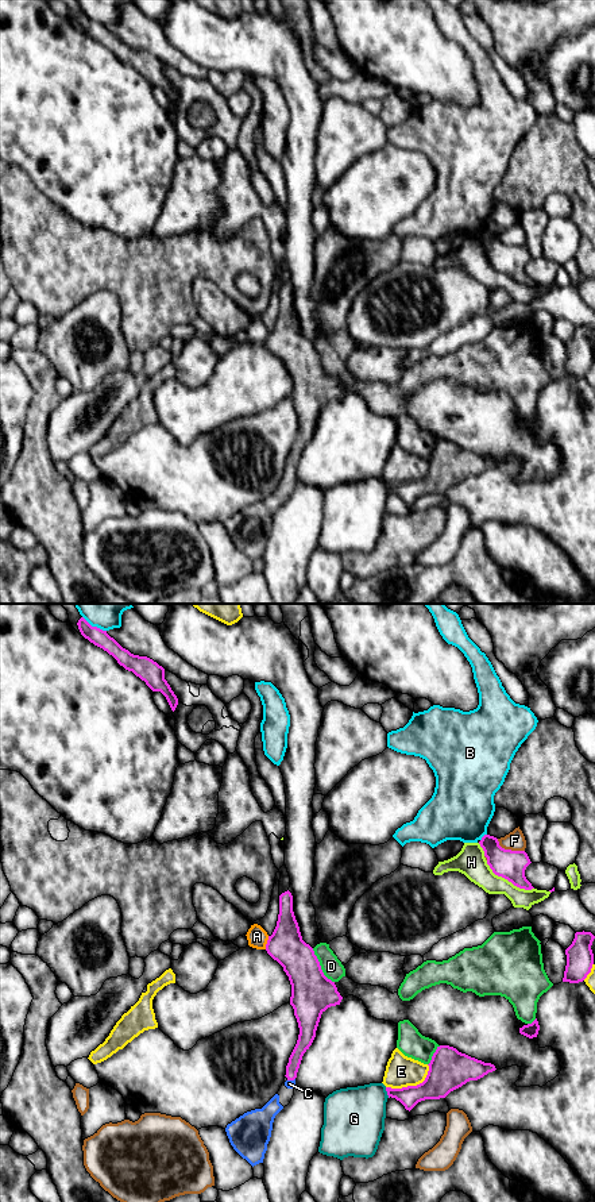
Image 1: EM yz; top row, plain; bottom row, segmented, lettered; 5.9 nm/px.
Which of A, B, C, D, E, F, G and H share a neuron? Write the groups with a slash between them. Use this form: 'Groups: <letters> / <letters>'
Groups: A / B / C / D / E / F / G / H

